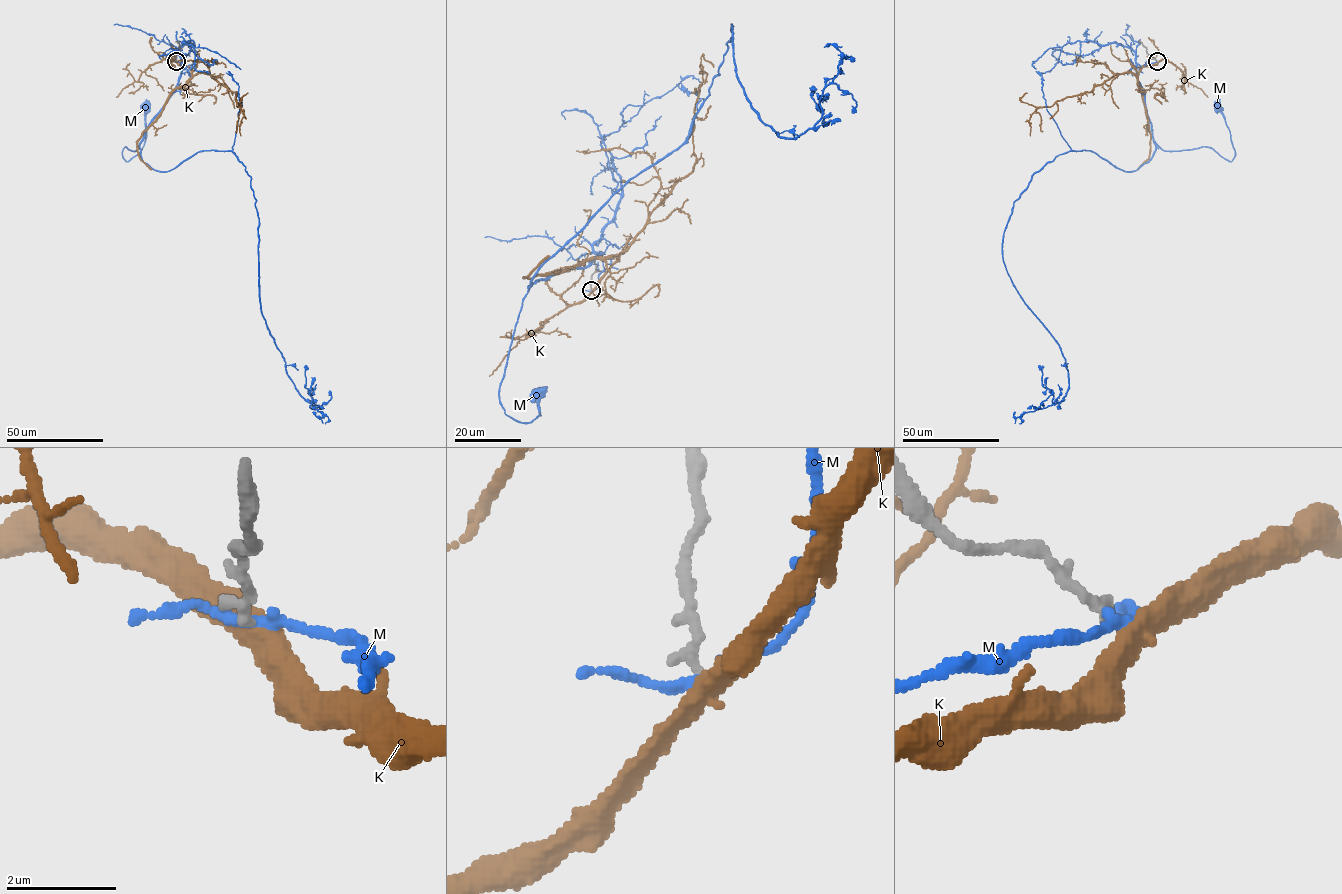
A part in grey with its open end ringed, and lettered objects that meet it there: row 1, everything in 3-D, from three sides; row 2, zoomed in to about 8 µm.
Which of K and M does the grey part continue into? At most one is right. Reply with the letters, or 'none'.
K

